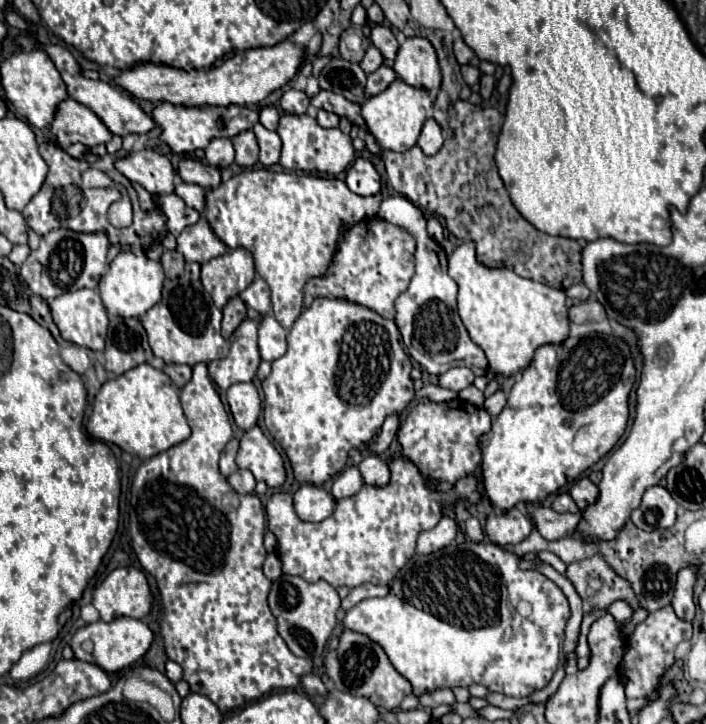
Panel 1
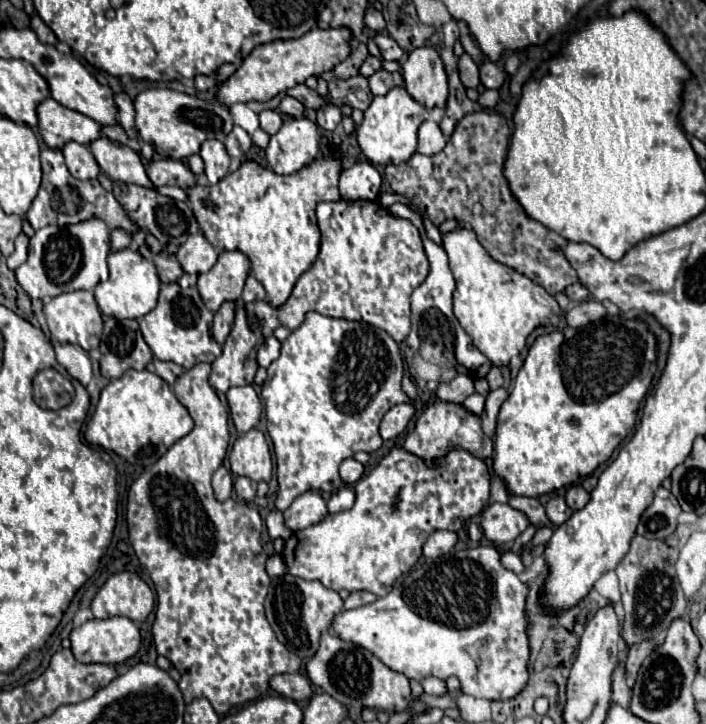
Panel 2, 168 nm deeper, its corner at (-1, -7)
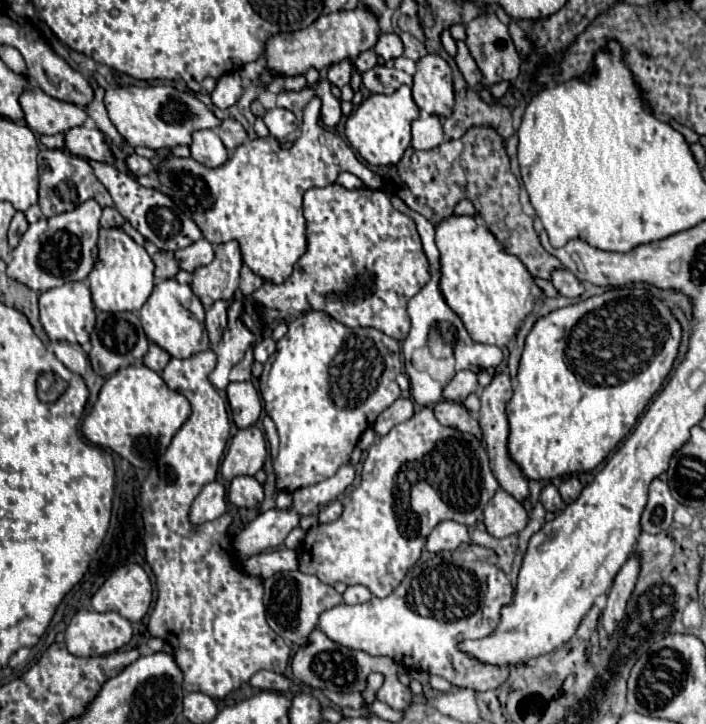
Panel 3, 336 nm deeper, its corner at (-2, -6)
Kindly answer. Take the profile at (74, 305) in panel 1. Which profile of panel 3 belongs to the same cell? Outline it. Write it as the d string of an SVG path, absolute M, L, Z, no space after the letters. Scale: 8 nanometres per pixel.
M85 280L83 282L65 282L65 286L47 290L45 294L39 296L38 306L41 324L53 342L67 340L67 342L78 342L80 345L89 342L93 326L95 326L95 312L93 312L89 284Z

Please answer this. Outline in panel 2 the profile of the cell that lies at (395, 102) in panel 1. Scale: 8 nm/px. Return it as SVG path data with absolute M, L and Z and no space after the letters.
M394 87L388 95L374 97L370 107L364 111L364 121L356 129L356 139L362 153L374 165L404 163L408 161L418 145L418 127L428 119L428 109L408 95L404 87Z

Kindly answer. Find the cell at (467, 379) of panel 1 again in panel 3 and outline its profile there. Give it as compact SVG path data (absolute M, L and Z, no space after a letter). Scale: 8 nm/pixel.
M461 370L453 376L453 380L443 388L443 398L453 402L465 402L465 398L479 390L477 374L471 370Z

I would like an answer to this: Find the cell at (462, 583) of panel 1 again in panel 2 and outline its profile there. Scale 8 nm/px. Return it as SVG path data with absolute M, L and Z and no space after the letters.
M480 545L474 549L452 551L434 561L422 561L418 567L402 575L386 597L336 615L332 629L340 639L372 651L382 663L388 663L388 667L418 683L426 677L448 679L456 675L462 683L462 691L472 697L486 697L490 701L514 699L528 685L530 677L530 623L526 617L526 599L528 585L502 565L500 551L492 545Z

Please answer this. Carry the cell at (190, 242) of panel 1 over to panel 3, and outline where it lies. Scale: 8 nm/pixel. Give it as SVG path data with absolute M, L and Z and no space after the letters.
M201 238L201 240L189 244L187 248L177 250L175 252L175 258L177 258L181 270L193 272L195 268L207 266L213 260L213 246L205 238Z

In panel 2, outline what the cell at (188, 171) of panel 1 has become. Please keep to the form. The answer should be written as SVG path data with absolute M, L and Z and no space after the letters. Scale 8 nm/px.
M174 159L152 161L146 169L148 169L148 177L158 187L160 185L176 185L186 191L188 187L194 187L198 183L198 177L182 161L174 161Z

